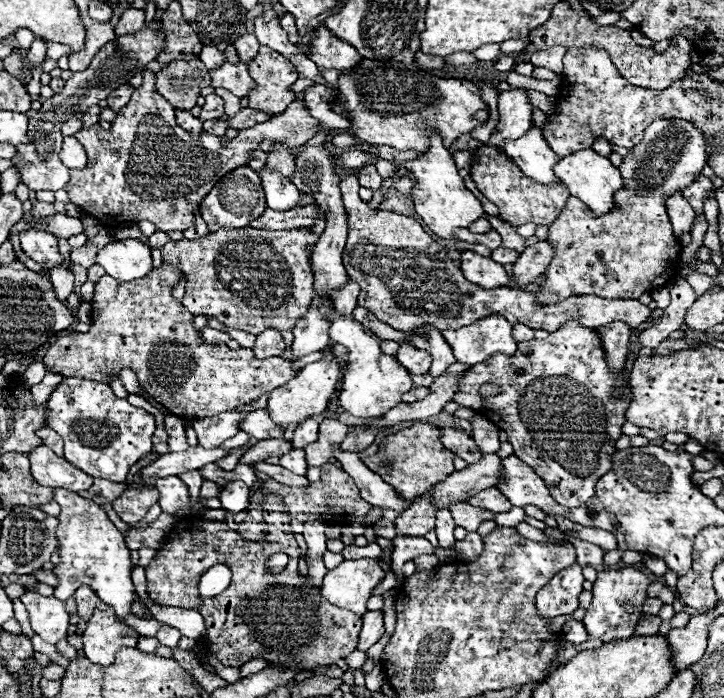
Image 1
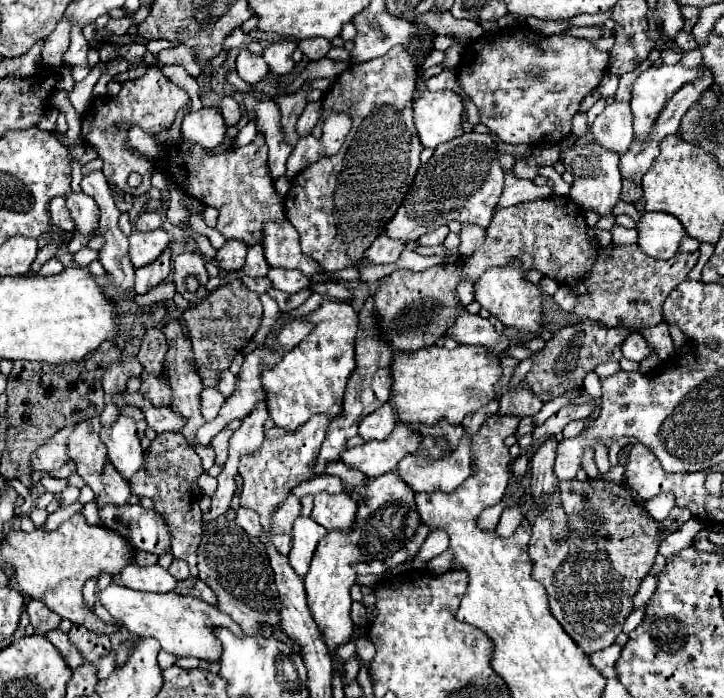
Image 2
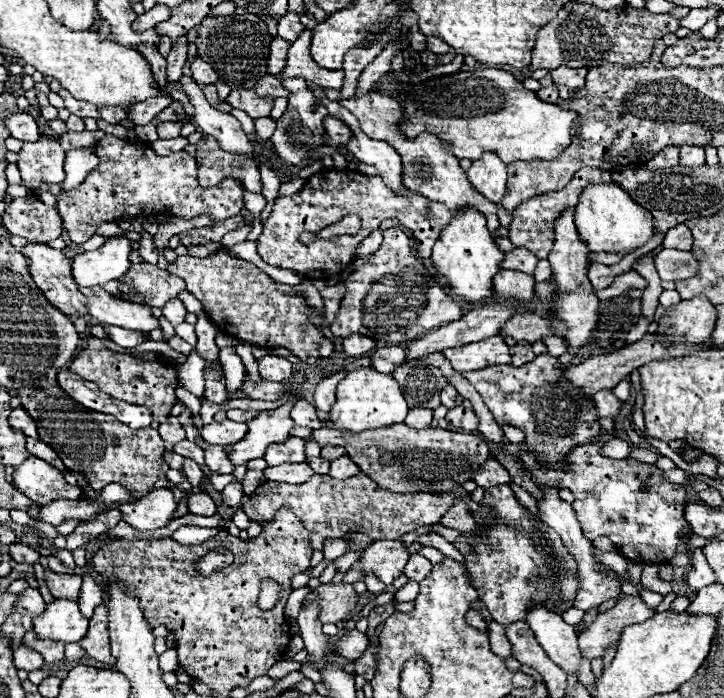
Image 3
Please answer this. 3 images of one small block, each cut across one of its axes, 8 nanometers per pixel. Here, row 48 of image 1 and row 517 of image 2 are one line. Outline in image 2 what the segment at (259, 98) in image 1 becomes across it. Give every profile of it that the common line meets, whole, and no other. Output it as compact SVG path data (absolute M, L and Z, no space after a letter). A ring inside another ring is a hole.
M314 416L306 426L298 428L298 432L286 432L282 428L270 428L264 432L264 442L262 446L252 452L242 456L238 472L244 478L244 488L240 496L240 506L252 508L260 516L260 524L266 534L272 534L272 514L274 510L288 498L294 486L300 482L312 480L314 478L314 466L316 458L326 434L326 428L330 424L328 416Z

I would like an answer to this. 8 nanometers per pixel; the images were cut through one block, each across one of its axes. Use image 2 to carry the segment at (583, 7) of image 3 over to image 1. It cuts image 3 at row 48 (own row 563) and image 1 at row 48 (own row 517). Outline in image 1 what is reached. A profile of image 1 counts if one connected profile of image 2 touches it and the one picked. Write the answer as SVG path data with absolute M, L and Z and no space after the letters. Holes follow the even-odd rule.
M558 2L550 14L550 20L544 22L540 28L530 30L530 38L532 38L532 44L536 46L536 50L546 50L552 46L606 50L626 80L630 80L634 86L650 88L650 90L668 88L676 80L682 80L686 70L692 66L692 60L690 60L692 44L686 38L682 38L682 36L674 38L670 48L664 54L656 54L656 52L652 52L652 48L638 46L630 38L628 30L620 30L616 26L600 26L594 20L590 20L588 16L580 16L574 10L570 10L570 6L566 2Z

